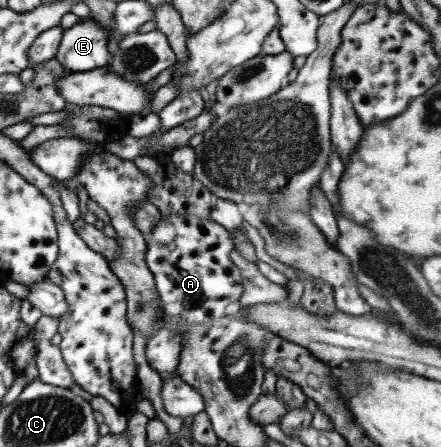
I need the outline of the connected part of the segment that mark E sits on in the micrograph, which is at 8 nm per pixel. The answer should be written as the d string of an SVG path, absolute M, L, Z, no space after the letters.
M92 19L76 23L64 30L55 56L57 61L72 72L86 72L109 64L109 36L103 24Z

